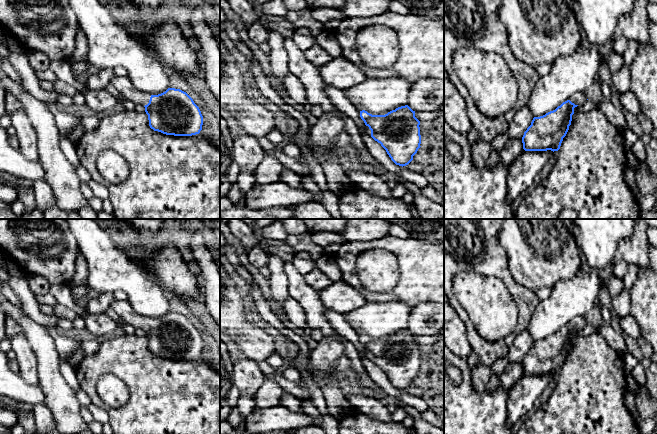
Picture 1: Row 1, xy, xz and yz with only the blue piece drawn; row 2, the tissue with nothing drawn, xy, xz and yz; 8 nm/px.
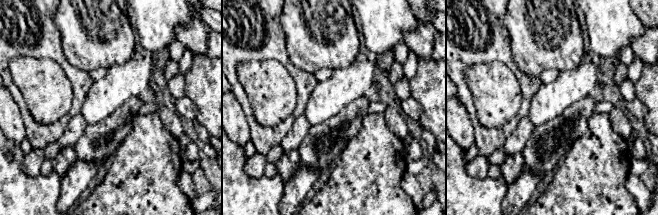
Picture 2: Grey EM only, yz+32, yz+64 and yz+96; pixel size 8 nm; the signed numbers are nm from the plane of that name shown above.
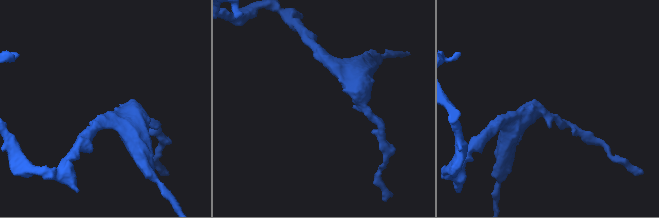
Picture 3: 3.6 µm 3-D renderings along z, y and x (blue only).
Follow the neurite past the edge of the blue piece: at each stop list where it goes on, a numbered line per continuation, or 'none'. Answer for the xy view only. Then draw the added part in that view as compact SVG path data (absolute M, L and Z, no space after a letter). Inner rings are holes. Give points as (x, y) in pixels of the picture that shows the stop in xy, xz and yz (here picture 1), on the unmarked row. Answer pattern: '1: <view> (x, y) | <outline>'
1: xy (124, 310) | M116 300L111 303L111 308L120 319L132 325L135 329L147 329L152 318L139 315L130 305L128 300Z

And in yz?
1: yz (579, 322) | M577 316L571 319L569 324L575 329L582 330L585 328L586 324L589 323L586 316Z

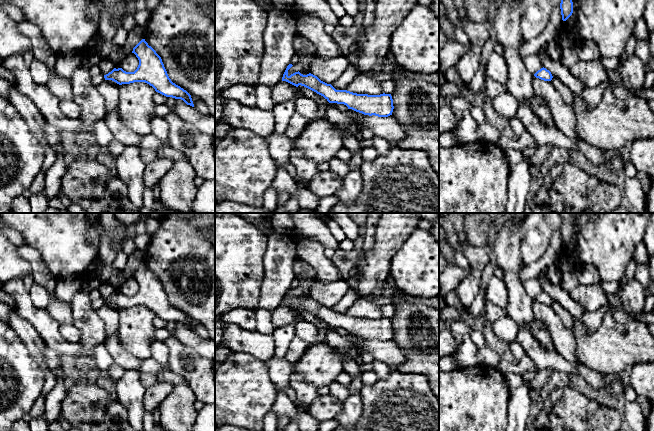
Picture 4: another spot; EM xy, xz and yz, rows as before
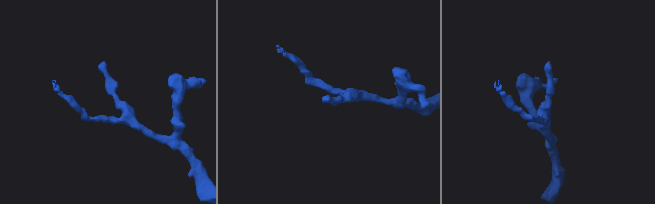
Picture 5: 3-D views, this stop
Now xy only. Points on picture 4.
none

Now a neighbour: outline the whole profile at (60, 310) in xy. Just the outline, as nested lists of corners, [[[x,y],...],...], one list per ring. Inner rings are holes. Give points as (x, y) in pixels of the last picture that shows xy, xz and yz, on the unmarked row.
[[[29,245],[19,246],[17,251],[31,265],[34,283],[41,285],[49,293],[50,300],[46,308],[48,313],[59,324],[72,323],[71,304],[56,298],[55,288],[58,279],[47,268],[41,254]]]

